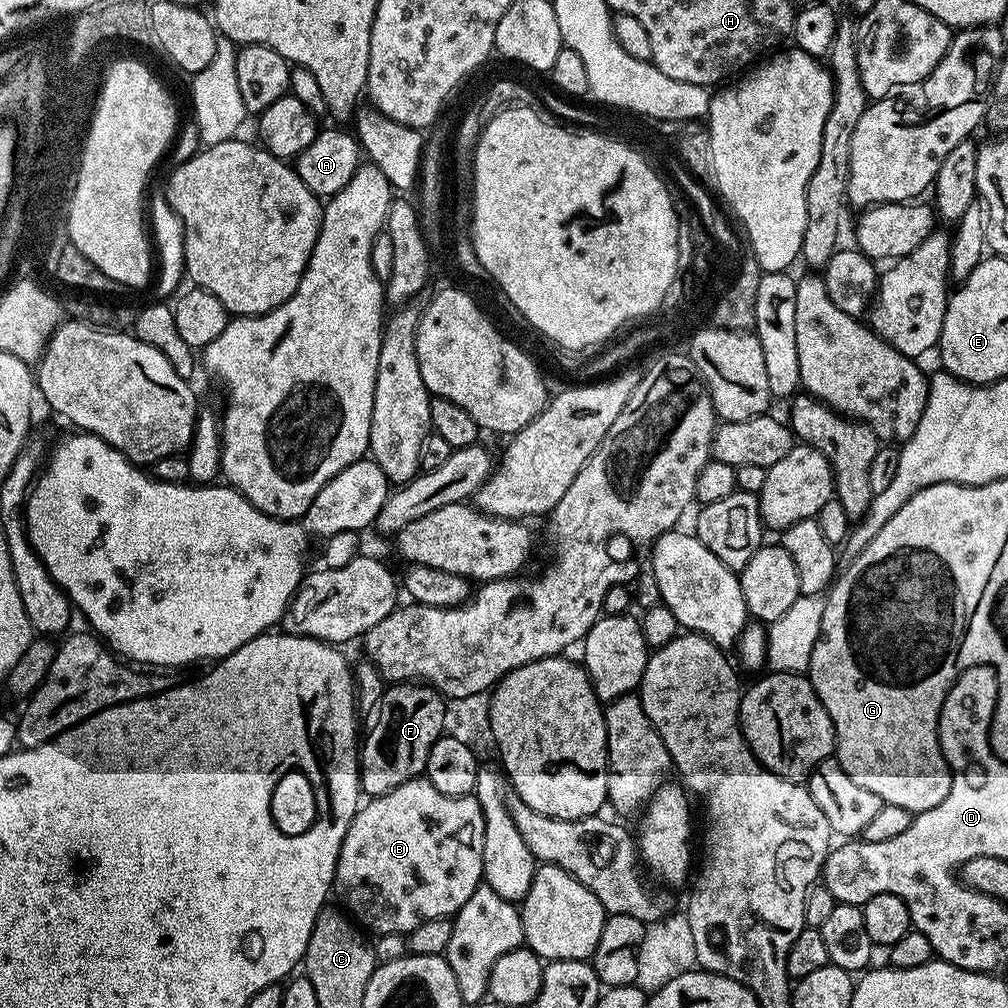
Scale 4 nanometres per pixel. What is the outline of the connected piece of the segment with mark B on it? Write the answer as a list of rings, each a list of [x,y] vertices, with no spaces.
[[[417,778],[410,782],[402,782],[394,790],[390,790],[381,796],[373,796],[367,802],[361,803],[356,809],[356,816],[350,822],[350,830],[346,830],[346,838],[342,838],[342,846],[336,863],[336,879],[334,881],[334,896],[341,900],[350,913],[351,919],[361,929],[369,928],[372,934],[390,934],[399,932],[407,934],[412,932],[422,922],[442,920],[455,916],[456,911],[466,906],[466,898],[474,894],[474,890],[483,881],[484,867],[482,866],[482,834],[484,833],[484,819],[482,818],[482,806],[476,801],[475,795],[451,796],[434,790],[434,786],[426,778]]]

